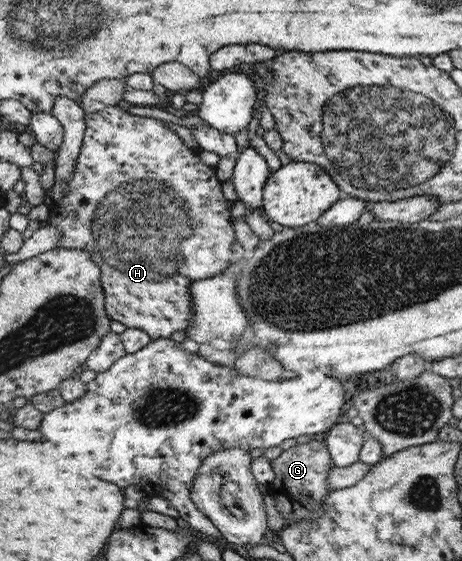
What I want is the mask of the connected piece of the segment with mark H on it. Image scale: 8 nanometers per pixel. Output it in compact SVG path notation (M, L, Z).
M118 105L104 107L96 113L85 114L85 133L83 145L73 176L67 184L67 193L59 202L51 206L47 225L62 230L62 239L56 242L56 248L82 250L91 254L93 261L101 268L103 289L106 293L106 311L112 321L125 324L128 328L139 328L148 333L152 340L166 339L178 330L186 330L194 316L194 296L191 296L191 283L219 275L231 264L241 263L247 257L245 249L239 244L232 230L232 219L228 211L228 202L222 196L222 186L216 180L214 167L202 164L202 160L186 148L186 144L176 136L176 131L162 121L149 117L133 116Z

